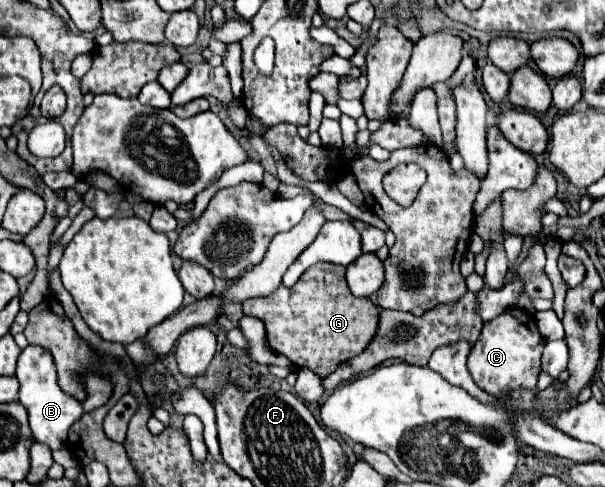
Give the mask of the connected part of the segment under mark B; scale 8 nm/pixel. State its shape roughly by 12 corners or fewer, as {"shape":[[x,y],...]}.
{"shape":[[52,354],[18,358],[20,404],[36,442],[58,450],[86,410],[56,382]]}

